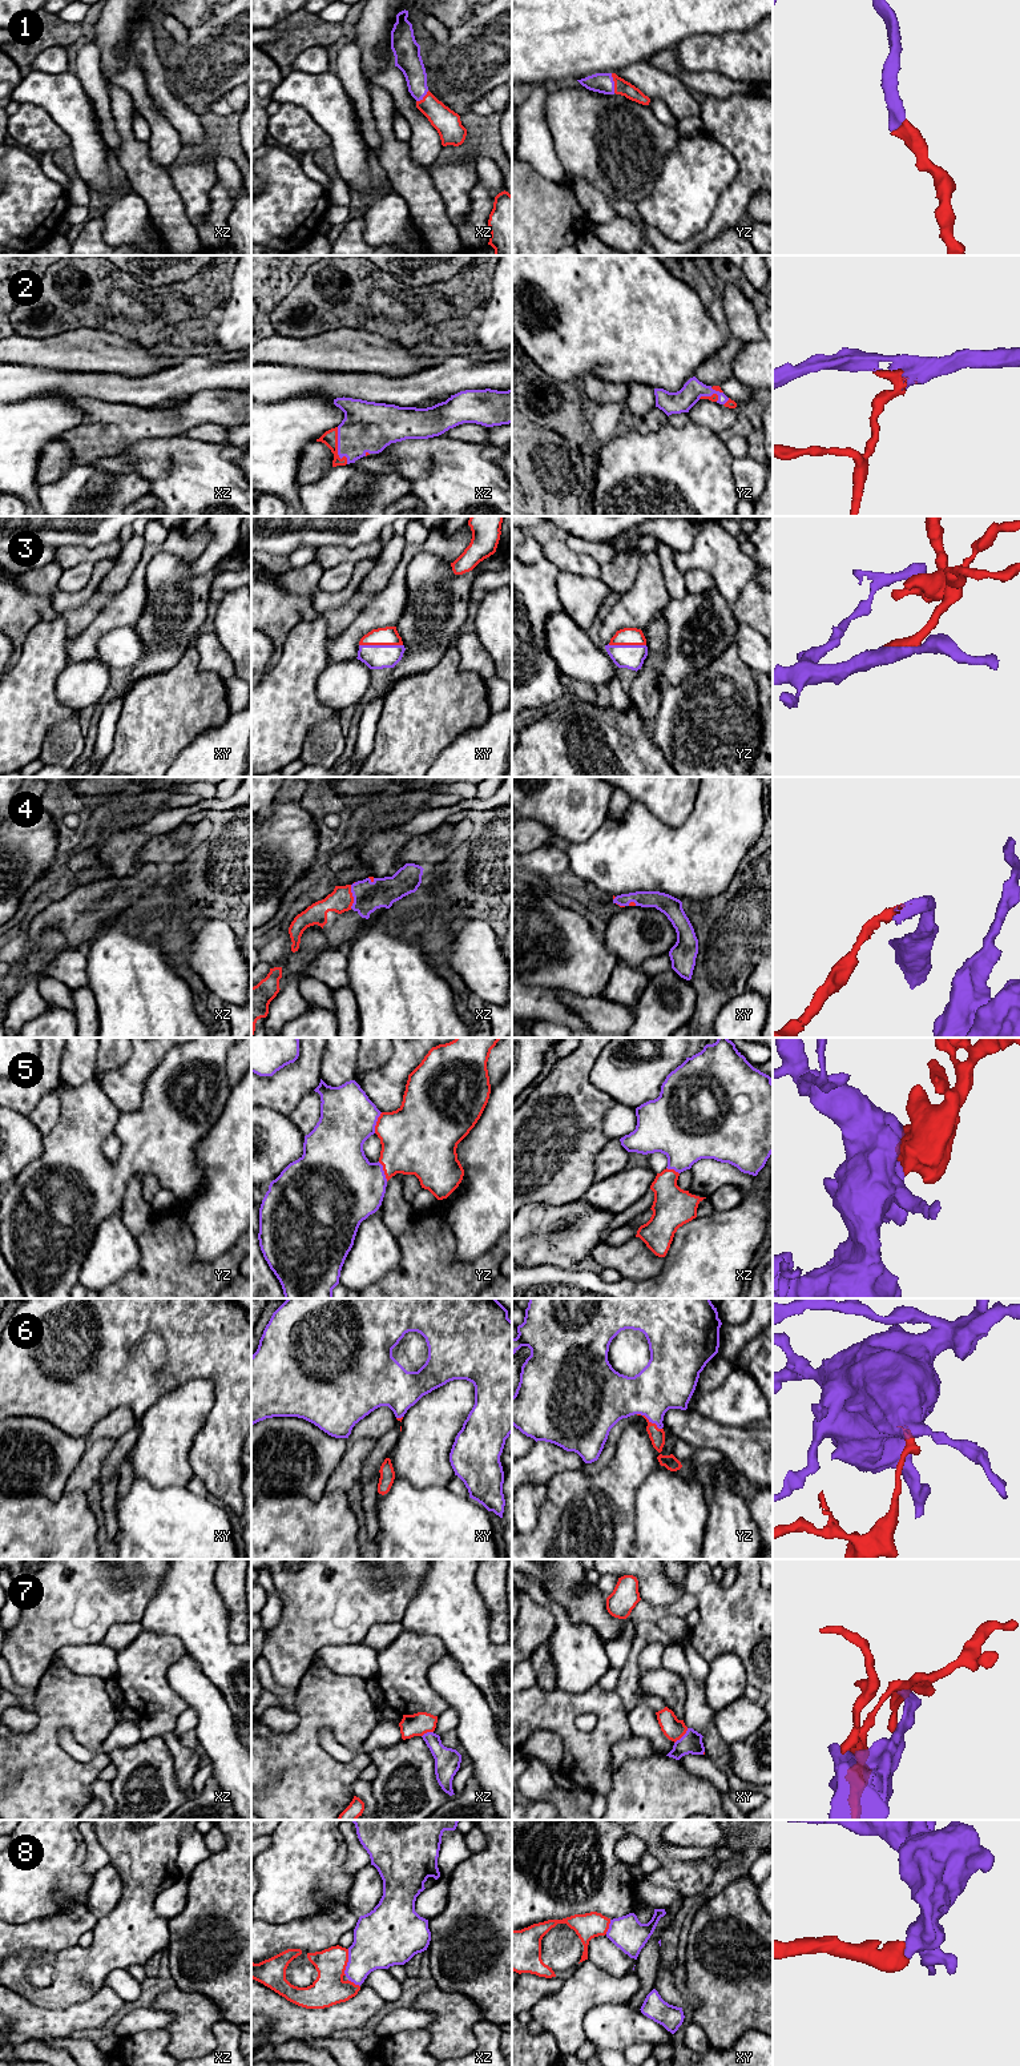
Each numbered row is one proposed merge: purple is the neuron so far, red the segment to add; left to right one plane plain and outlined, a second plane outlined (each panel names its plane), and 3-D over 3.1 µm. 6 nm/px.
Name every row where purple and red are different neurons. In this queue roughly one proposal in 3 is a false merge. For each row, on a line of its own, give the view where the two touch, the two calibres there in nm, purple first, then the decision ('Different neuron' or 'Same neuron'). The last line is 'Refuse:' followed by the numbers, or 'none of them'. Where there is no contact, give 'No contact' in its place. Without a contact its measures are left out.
1: Touches purple in yz. Thickness 130 nm (purple) against 90 nm. Same neuron
2: Touches purple in xz. Thickness 300 nm (purple) against 100 nm. Same neuron
3: Touches purple in xy. Thickness 140 nm (purple) against 110 nm. Same neuron
4: Touches purple in xz. Thickness 180 nm (purple) against 150 nm. Same neuron
5: Touches purple in yz. Thickness 340 nm (purple) against 400 nm. Same neuron
6: Touches purple in yz. Thickness 320 nm (purple) against 100 nm. Same neuron
7: Touches purple in xy. Thickness 130 nm (purple) against 130 nm. Different neuron
8: Touches purple in xz. Thickness 340 nm (purple) against 200 nm. Same neuron
Refuse: 7

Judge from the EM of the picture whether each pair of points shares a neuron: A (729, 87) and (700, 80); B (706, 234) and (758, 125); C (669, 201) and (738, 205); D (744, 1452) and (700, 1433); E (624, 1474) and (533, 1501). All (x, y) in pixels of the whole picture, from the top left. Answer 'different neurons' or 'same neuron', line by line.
A: same neuron
B: same neuron
C: different neurons
D: same neuron
E: different neurons

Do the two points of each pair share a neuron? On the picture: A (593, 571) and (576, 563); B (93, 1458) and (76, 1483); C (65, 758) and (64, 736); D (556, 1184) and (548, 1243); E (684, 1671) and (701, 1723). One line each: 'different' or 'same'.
A: same
B: same
C: same
D: different
E: same

